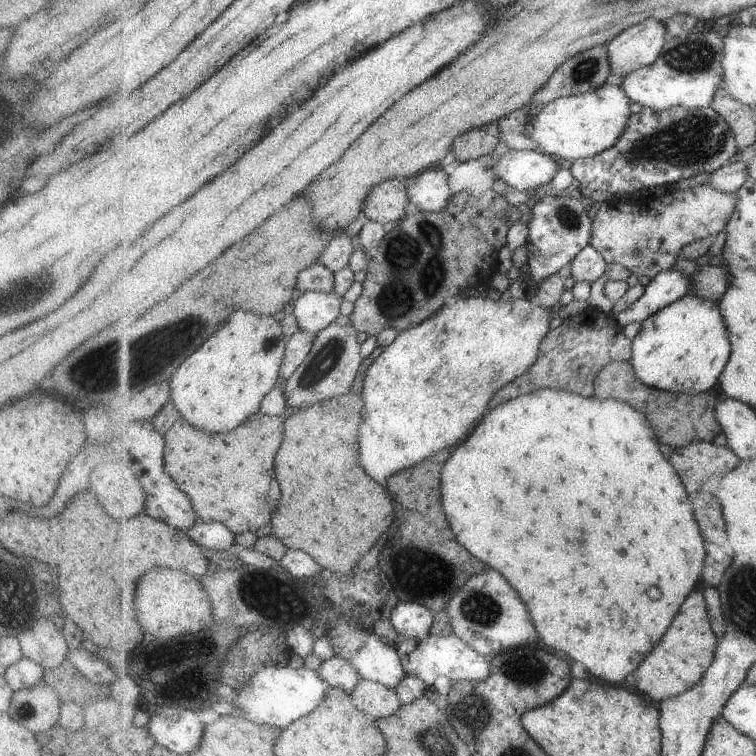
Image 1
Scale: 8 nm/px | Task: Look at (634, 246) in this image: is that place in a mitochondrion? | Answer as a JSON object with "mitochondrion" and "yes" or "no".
{"mitochondrion":"yes"}

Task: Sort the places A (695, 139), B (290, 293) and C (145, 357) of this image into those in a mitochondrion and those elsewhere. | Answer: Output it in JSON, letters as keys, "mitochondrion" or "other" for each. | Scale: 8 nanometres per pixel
{"A":"mitochondrion","B":"other","C":"mitochondrion"}

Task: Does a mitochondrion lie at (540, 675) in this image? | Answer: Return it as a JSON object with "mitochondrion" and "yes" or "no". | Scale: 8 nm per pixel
{"mitochondrion":"yes"}

